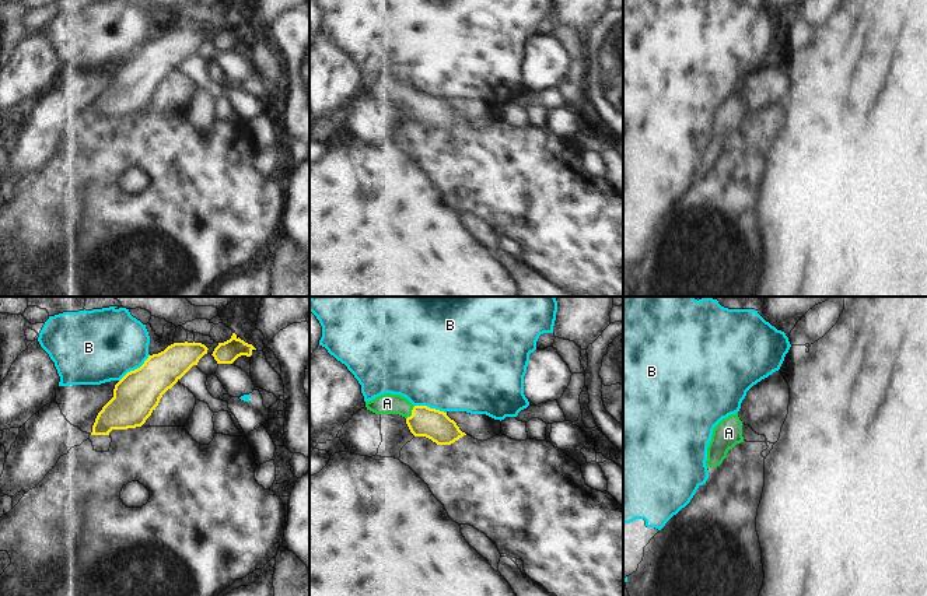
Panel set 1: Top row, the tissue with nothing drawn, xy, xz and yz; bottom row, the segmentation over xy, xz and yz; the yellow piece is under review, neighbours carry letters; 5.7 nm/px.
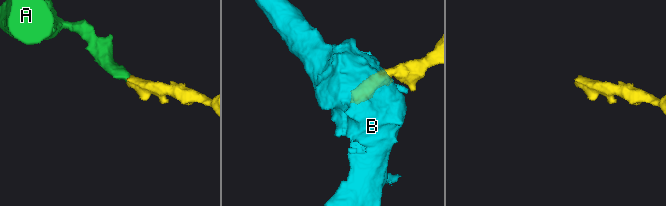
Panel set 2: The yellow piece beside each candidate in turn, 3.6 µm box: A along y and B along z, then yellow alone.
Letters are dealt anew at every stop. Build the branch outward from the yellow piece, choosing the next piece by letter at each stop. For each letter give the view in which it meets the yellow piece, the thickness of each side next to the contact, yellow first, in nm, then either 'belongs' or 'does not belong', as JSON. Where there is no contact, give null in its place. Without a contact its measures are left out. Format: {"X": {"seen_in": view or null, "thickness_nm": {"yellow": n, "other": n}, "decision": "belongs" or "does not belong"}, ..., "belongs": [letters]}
{"A": {"seen_in": "xz", "thickness_nm": {"yellow": 170, "other": 120}, "decision": "belongs"}, "B": {"seen_in": "xy", "thickness_nm": {"yellow": 260, "other": 400}, "decision": "does not belong"}, "belongs": ["A"]}

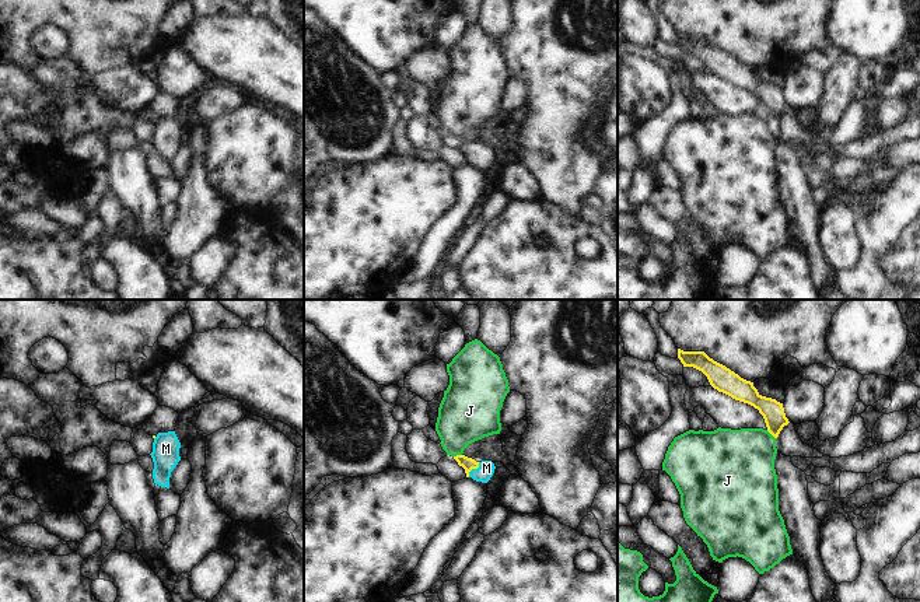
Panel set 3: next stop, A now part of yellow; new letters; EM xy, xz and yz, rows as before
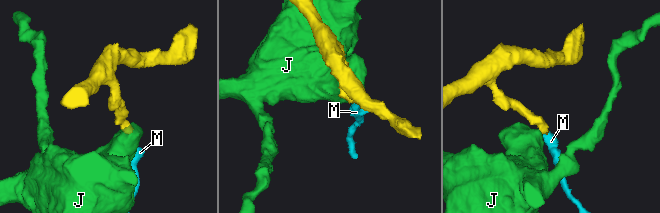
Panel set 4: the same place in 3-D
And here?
{"J": {"seen_in": "yz", "thickness_nm": {"yellow": 130, "other": 400}, "decision": "does not belong"}, "M": {"seen_in": "xz", "thickness_nm": {"yellow": 80, "other": 100}, "decision": "belongs"}, "belongs": ["M"]}

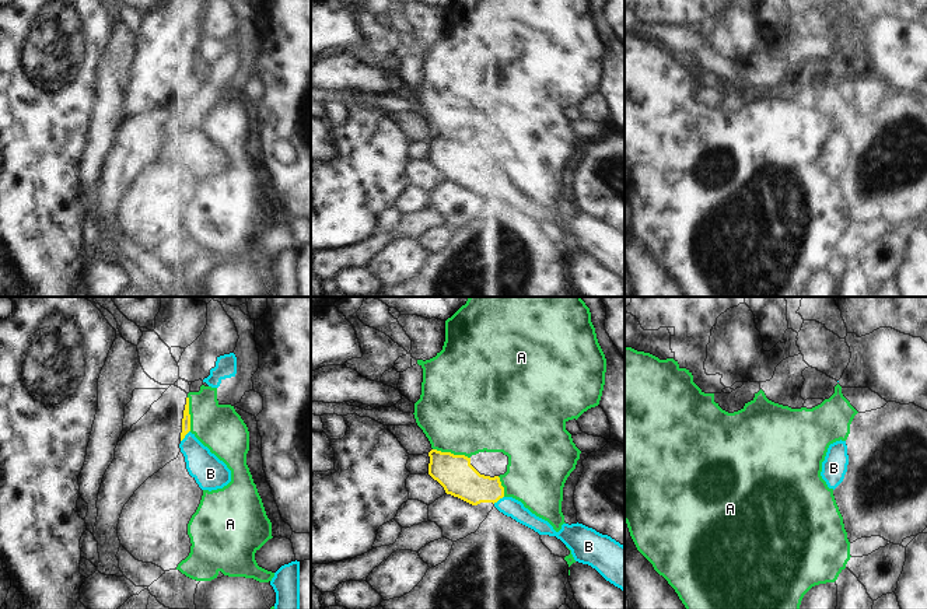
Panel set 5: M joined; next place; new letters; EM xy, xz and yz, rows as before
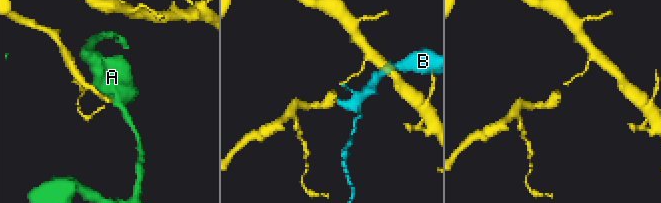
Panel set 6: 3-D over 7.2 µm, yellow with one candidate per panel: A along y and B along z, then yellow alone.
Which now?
{"A": {"seen_in": "xz", "thickness_nm": {"yellow": 200, "other": 500}, "decision": "does not belong"}, "B": {"seen_in": "xy", "thickness_nm": {"yellow": 50, "other": 180}, "decision": "belongs"}, "belongs": ["B"]}

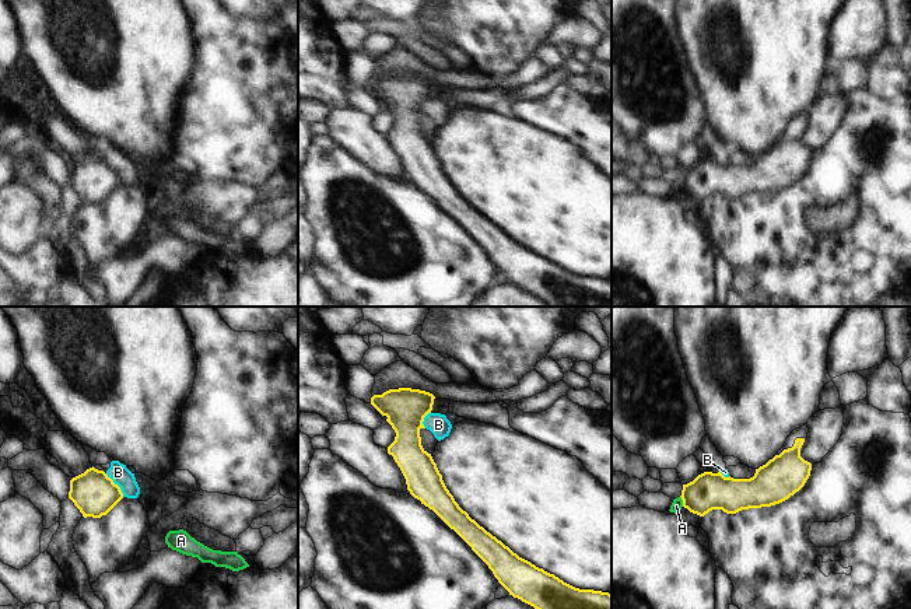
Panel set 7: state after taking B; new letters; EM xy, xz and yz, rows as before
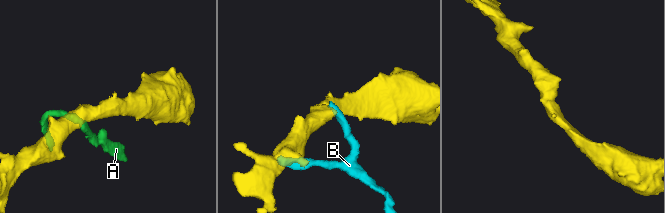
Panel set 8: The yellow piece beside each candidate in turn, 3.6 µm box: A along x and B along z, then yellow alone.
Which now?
{"A": {"seen_in": "yz", "thickness_nm": {"yellow": 220, "other": 70}, "decision": "does not belong"}, "B": {"seen_in": "xy", "thickness_nm": {"yellow": 240, "other": 110}, "decision": "does not belong"}, "belongs": []}

